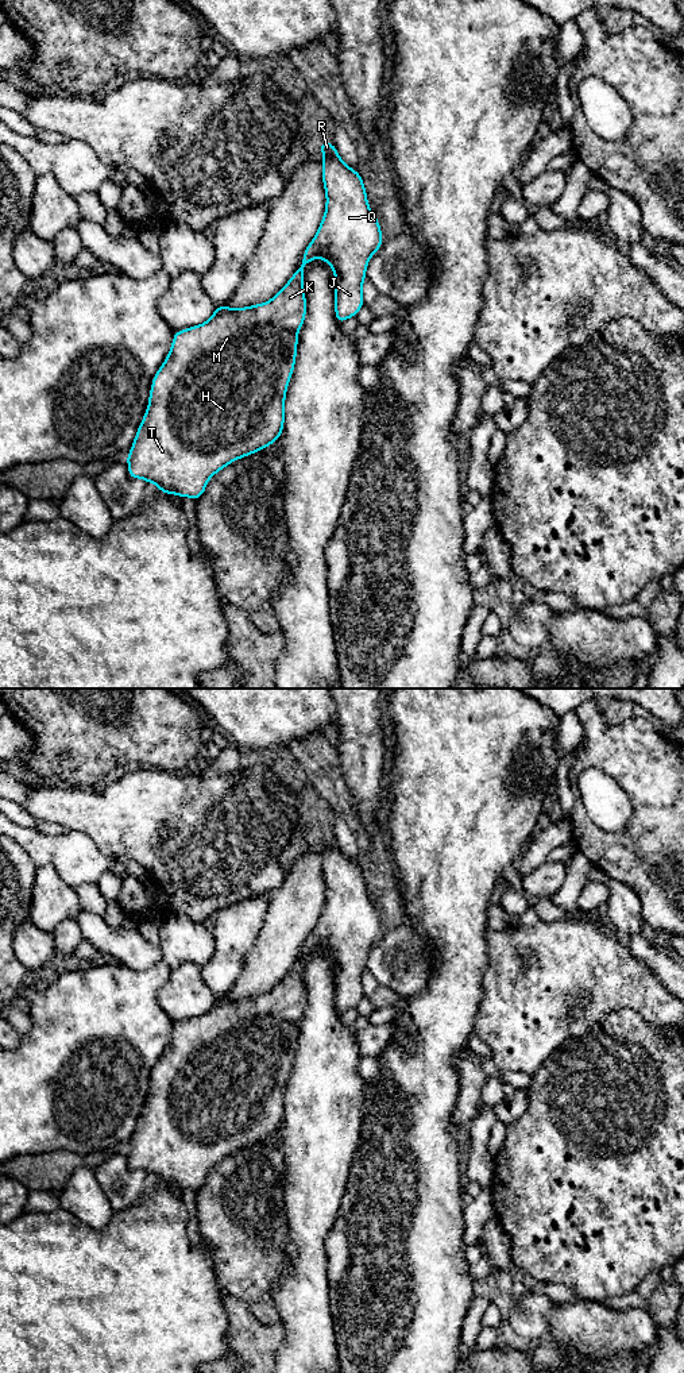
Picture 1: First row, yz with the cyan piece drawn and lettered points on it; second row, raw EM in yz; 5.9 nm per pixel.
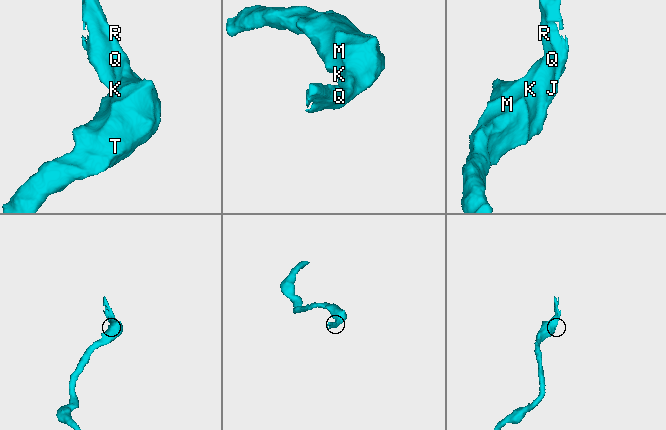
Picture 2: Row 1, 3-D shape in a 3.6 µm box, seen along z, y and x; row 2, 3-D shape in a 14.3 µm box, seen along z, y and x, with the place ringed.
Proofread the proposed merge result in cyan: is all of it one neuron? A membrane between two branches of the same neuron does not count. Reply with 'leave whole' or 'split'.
leave whole

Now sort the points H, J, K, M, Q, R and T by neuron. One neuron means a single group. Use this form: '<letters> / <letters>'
H J K M Q R T

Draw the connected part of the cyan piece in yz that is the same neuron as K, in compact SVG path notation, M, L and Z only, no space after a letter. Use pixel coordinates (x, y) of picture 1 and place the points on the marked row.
M321 142L318 149L324 155L325 212L298 269L271 300L239 309L223 304L205 323L174 332L170 352L152 377L148 406L127 454L131 479L142 478L155 483L161 493L198 501L215 474L281 439L298 332L306 319L304 275L309 262L321 258L332 267L339 324L358 316L364 306L367 265L383 246L380 224L368 205L359 171L340 158L331 142Z

